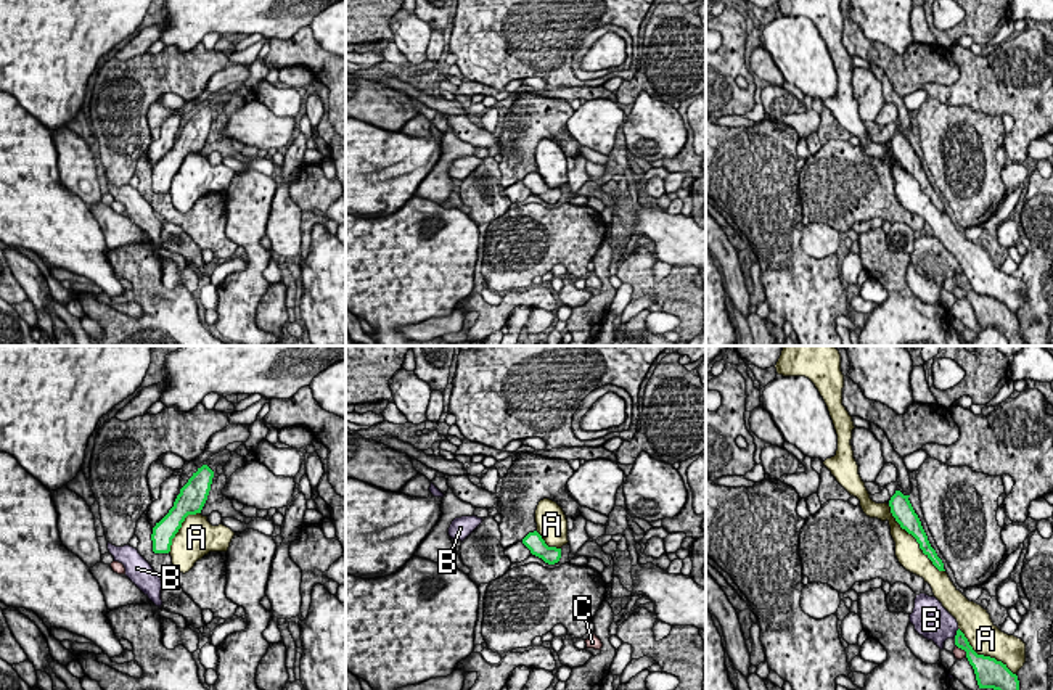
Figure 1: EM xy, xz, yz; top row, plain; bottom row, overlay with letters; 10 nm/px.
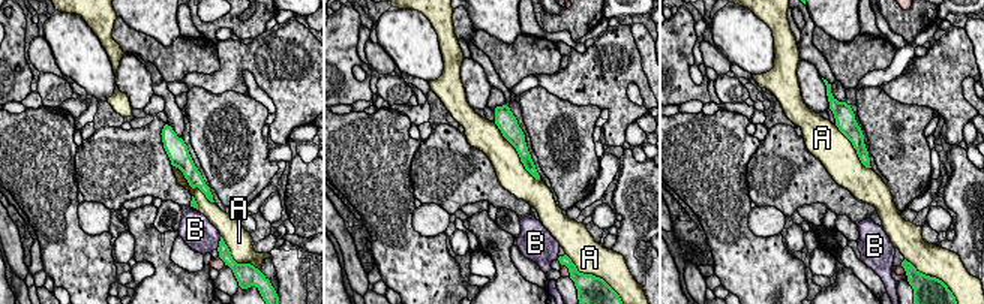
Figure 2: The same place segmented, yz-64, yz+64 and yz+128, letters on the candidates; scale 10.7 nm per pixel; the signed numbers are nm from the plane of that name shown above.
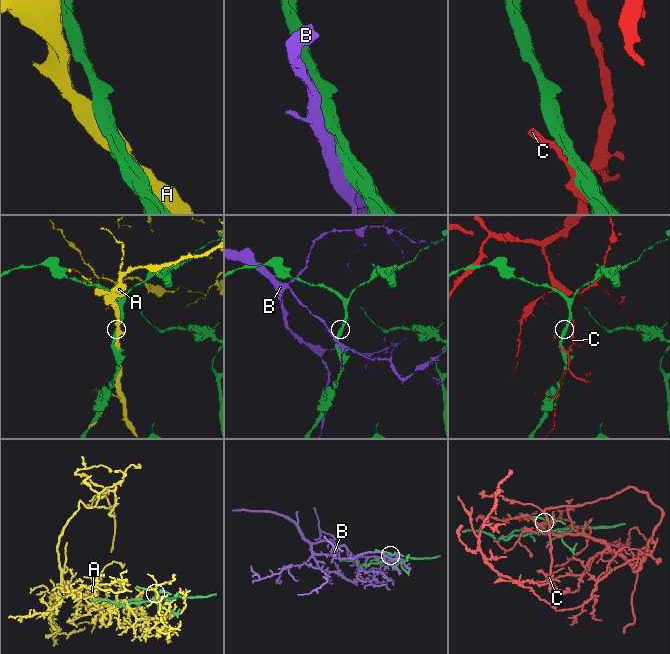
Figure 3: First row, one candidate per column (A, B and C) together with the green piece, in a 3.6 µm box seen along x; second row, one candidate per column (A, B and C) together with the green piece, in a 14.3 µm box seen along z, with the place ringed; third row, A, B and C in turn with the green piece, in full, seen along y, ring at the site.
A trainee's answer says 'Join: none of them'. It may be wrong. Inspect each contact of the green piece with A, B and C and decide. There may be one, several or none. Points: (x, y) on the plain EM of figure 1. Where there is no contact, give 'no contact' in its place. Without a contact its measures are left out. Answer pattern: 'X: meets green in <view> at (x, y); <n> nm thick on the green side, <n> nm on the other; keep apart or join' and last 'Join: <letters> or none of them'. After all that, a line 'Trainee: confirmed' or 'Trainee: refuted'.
A: meets green in yz at (915, 177); 200 nm thick on the green side, 260 nm on the other; keep apart
B: meets green in yz at (957, 274); 130 nm thick on the green side, 340 nm on the other; keep apart
C: meets green in yz at (963, 288); 190 nm thick on the green side, 100 nm on the other; keep apart
Join: none of them
Trainee: confirmed

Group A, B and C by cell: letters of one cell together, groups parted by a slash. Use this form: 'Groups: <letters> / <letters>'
Groups: A / B / C

